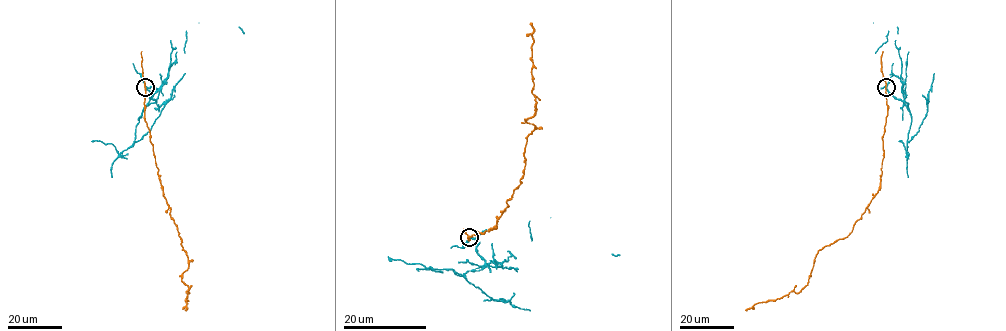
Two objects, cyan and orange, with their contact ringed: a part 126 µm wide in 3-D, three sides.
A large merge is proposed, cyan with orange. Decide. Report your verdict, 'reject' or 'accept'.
reject

